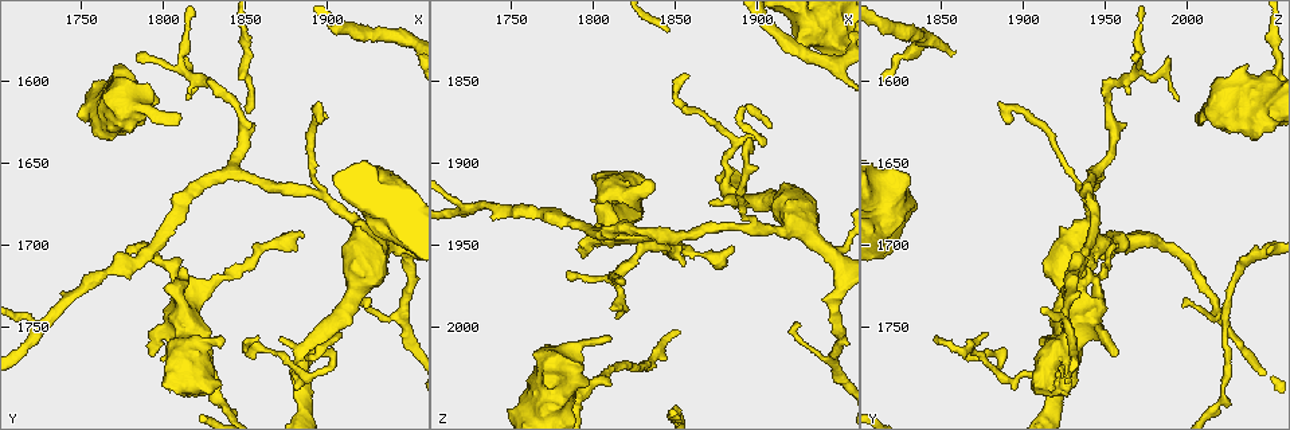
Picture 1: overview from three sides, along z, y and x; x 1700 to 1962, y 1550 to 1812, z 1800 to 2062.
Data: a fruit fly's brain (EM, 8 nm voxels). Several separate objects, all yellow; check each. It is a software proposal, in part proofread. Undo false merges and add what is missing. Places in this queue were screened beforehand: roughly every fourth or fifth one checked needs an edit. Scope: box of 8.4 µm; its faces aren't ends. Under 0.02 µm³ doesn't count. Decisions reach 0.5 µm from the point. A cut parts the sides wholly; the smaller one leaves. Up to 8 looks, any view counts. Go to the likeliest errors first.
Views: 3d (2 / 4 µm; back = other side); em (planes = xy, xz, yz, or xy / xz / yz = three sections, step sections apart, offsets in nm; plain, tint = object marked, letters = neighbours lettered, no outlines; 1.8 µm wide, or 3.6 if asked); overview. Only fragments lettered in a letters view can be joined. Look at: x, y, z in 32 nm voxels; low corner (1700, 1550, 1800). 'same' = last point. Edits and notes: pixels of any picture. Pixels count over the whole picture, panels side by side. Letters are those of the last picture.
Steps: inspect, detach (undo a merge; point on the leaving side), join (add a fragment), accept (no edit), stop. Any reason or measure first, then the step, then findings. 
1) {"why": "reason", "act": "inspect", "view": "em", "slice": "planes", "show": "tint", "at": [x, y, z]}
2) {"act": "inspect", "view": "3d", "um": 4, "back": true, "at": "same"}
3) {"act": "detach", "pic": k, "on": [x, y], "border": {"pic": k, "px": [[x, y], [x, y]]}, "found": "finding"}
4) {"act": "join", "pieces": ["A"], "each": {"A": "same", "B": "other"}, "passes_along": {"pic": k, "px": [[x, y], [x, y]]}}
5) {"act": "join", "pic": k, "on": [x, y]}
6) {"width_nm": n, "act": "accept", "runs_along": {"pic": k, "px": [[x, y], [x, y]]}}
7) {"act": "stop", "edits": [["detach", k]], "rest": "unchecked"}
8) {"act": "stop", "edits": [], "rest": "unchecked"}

{"why": "an open end", "act": "inspect", "view": "3d", "um": 2, "at": [1794, 1766, 1956]}

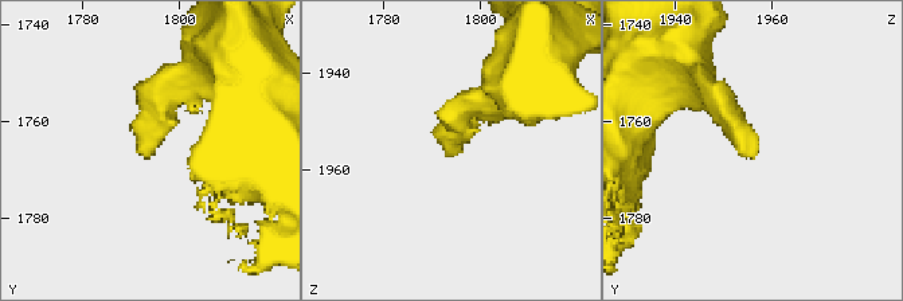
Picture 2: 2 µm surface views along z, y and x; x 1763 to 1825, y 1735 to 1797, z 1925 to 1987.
{"why": "now the EM", "act": "inspect", "view": "em", "slice": "xy", "step": 8, "show": "tint", "at": [1792, 1767, 1956]}

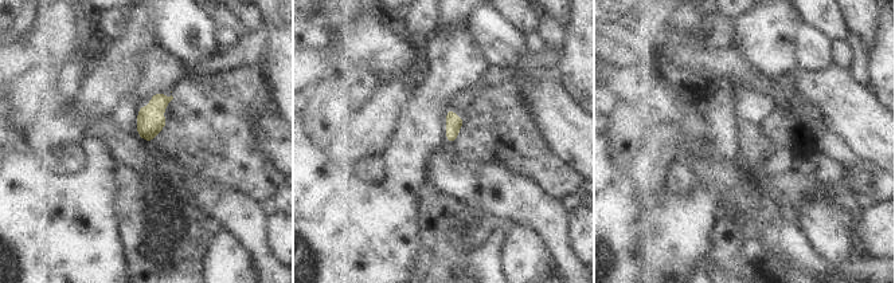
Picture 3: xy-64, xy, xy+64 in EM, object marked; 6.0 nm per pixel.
{"why": "another direction", "act": "inspect", "view": "em", "slice": "planes", "show": "letters", "at": "same"}

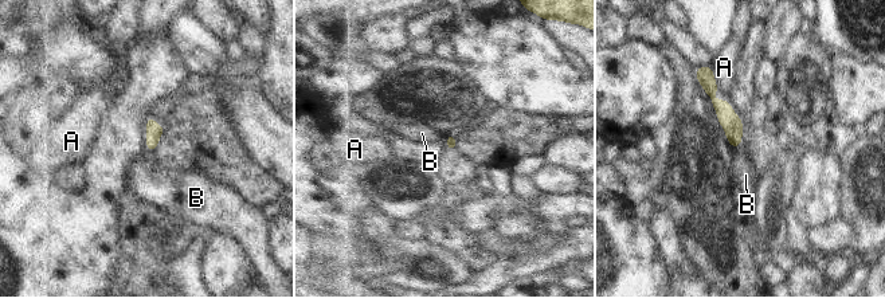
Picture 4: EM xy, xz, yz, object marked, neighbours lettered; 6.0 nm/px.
{"act": "accept", "each": {"A": "other", "B": "other"}, "border": {"pic": 4, "px": [[445, 134], [446, 142]]}, "found": "no lettered fragment goes on from it"}

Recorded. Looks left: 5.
{"why": "three arms meet", "act": "inspect", "view": "3d", "um": 4, "at": [1886, 1776, 1920]}

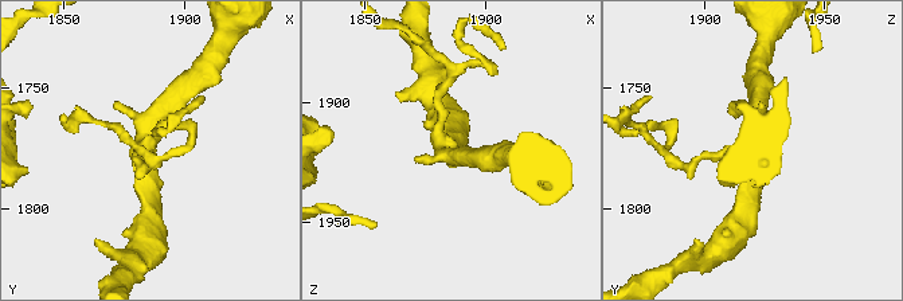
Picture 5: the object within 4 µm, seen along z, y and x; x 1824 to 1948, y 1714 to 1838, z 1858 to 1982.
{"why": "shape alone is not enough", "act": "inspect", "view": "em", "slice": "planes", "show": "letters", "at": [1883, 1775, 1918]}

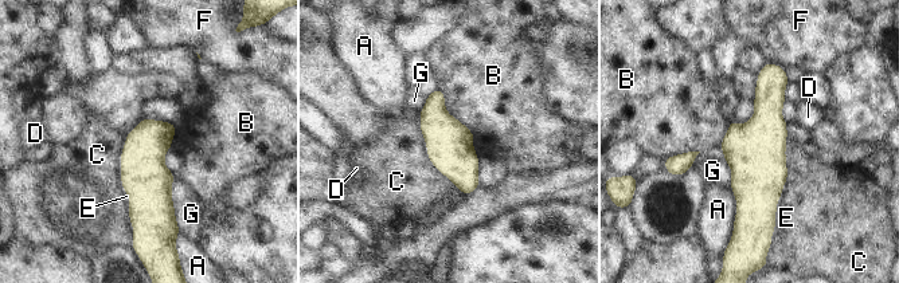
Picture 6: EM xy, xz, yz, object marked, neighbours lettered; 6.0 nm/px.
{"act": "accept", "each": {"A": "other", "B": "other", "C": "other", "D": "other", "E": "other", "F": "other", "G": "other"}, "border": {"pic": 6, "px": [[126, 134], [120, 154], [124, 191]]}, "found": "one neuron here"}

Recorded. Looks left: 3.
{"act": "inspect", "view": "3d", "um": 4, "at": [1926, 1738, 1996]}

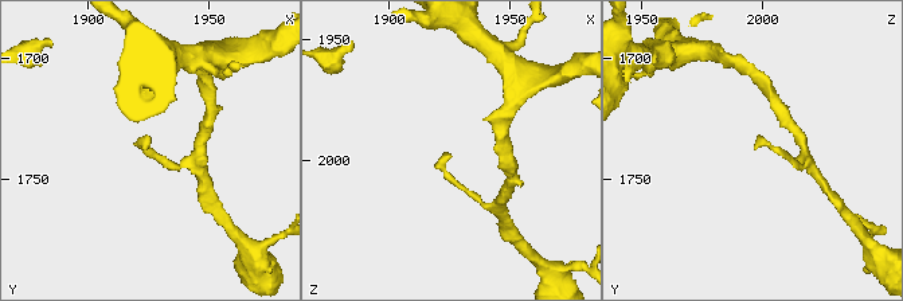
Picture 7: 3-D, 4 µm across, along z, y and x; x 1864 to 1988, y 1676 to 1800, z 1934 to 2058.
{"act": "inspect", "view": "em", "um": 3.6, "slice": "planes", "show": "plain", "at": [1924, 1739, 1997]}

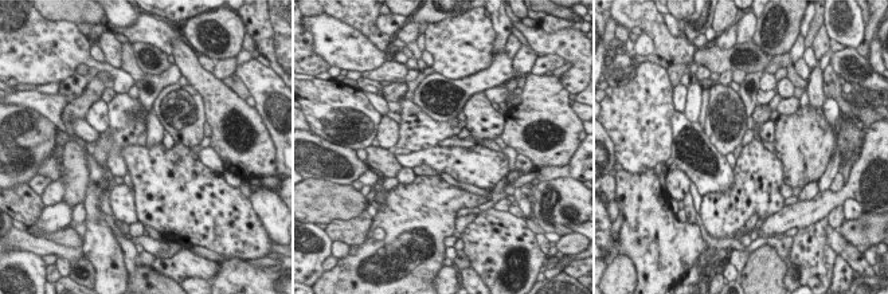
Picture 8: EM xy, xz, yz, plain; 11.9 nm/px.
{"act": "inspect", "view": "em", "um": 3.6, "slice": "planes", "show": "letters", "at": "same"}

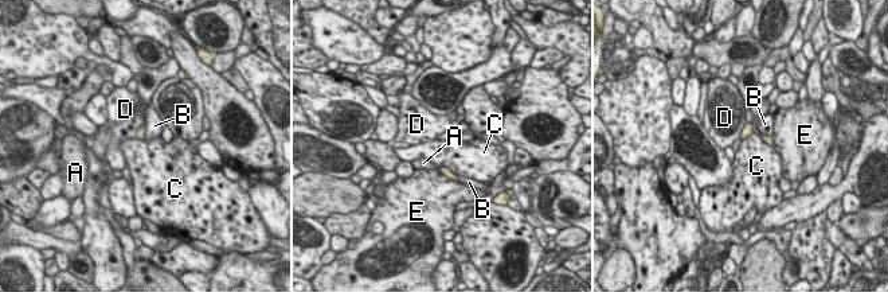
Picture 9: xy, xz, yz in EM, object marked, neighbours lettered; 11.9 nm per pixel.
{"act": "accept", "each": {"A": "other", "B": "other", "C": "other", "D": "other", "E": "other"}, "border": {"pic": 9, "px": [[752, 124], [752, 132], [743, 140]]}, "found": "none of them fits"}

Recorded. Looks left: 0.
{"act": "stop", "edits": [], "rest": "unchecked"}

